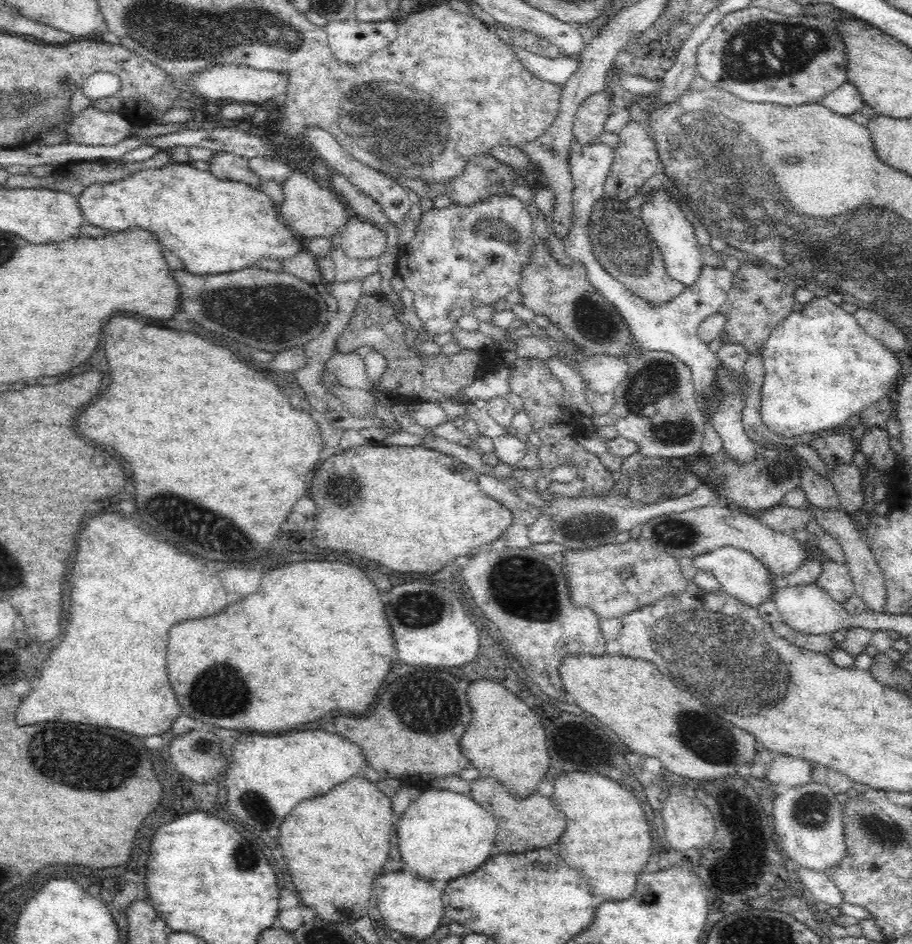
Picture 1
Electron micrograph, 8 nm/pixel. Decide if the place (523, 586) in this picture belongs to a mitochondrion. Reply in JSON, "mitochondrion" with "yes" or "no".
{"mitochondrion":"yes"}

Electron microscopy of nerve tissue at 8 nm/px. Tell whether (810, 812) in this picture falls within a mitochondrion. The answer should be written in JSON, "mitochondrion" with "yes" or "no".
{"mitochondrion":"yes"}

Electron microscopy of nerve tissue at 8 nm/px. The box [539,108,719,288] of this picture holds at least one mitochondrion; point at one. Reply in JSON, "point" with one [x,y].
{"point":[624,248]}

